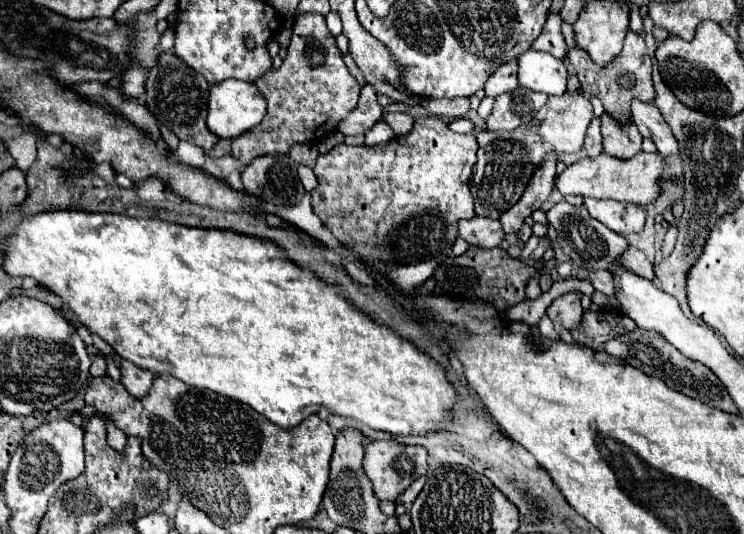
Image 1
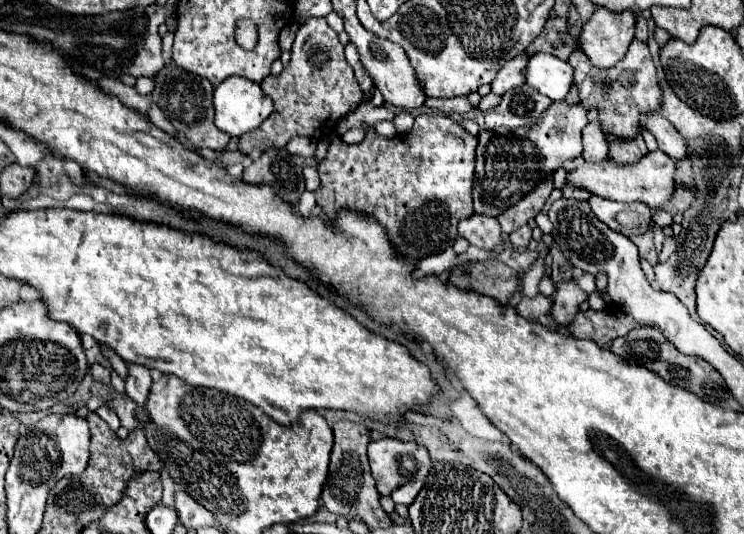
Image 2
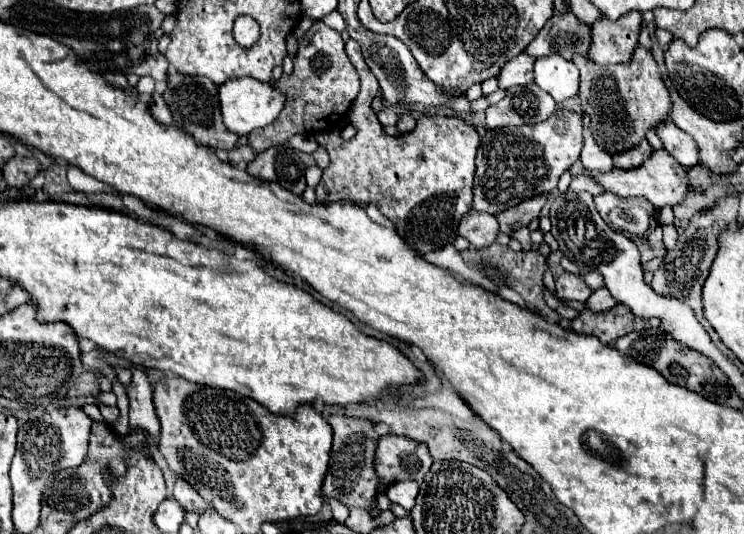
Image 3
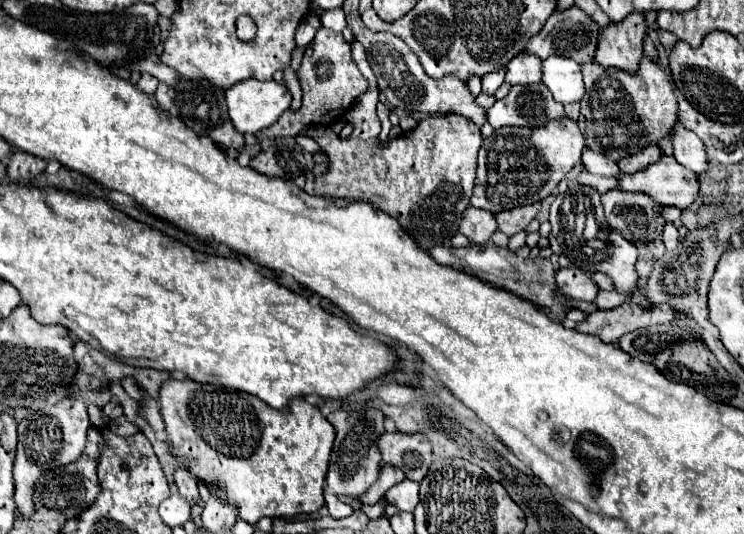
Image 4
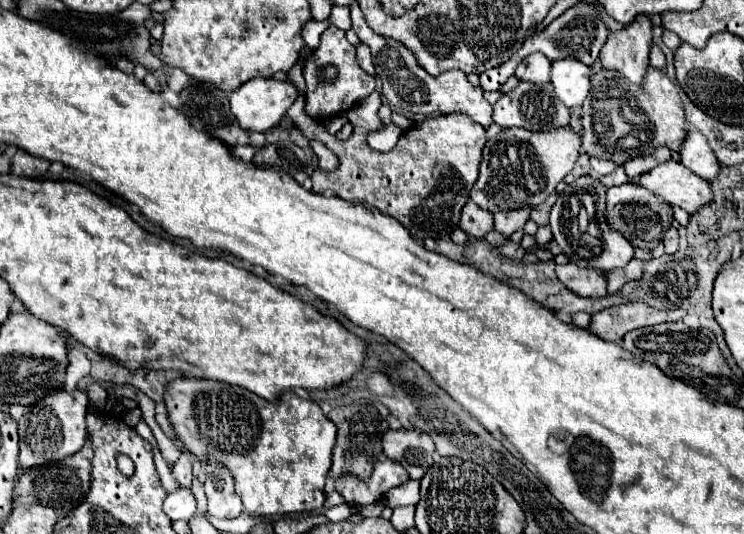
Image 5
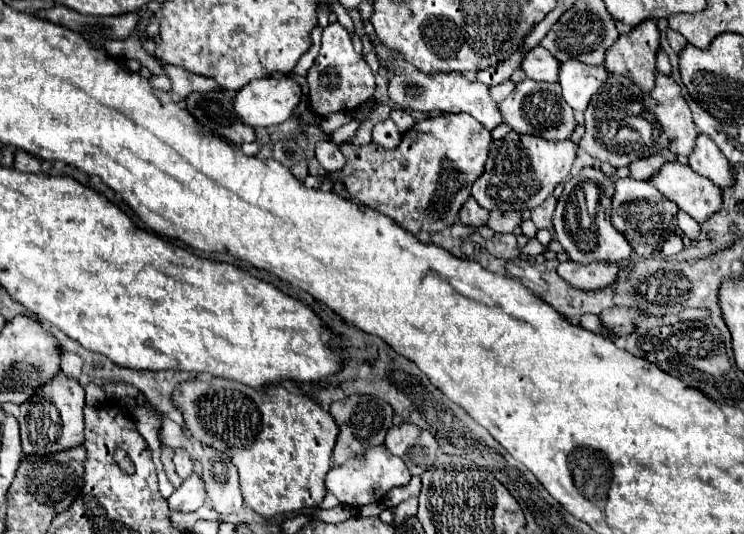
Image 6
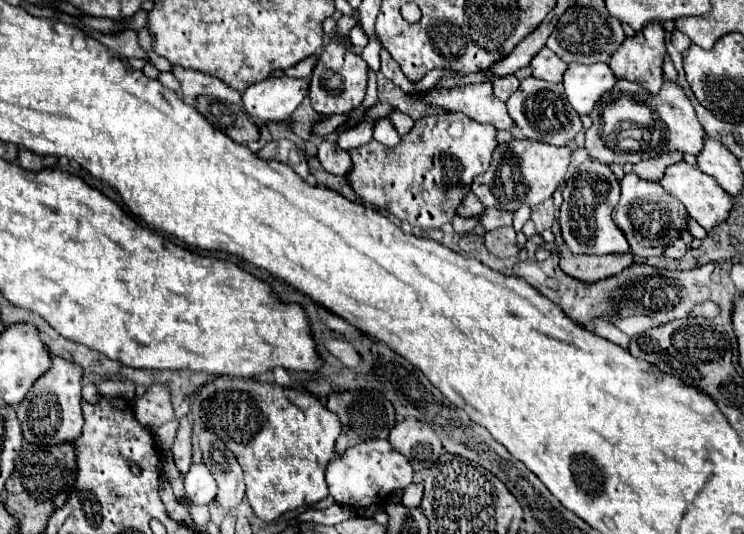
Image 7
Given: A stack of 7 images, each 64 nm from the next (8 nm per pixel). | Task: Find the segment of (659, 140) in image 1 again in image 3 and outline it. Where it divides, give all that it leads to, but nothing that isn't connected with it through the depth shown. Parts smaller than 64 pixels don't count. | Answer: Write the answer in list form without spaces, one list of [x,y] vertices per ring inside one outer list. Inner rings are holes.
[[[662,122],[662,126],[658,126],[656,134],[662,138],[664,148],[686,168],[698,166],[700,158],[698,158],[698,144],[696,140],[682,132],[678,126],[674,126],[674,122]]]

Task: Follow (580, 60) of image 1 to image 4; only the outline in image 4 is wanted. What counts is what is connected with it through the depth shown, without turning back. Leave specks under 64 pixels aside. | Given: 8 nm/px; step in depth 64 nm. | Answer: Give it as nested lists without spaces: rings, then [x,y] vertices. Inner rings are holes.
[[[642,58],[642,66],[636,76],[630,76],[616,68],[604,68],[596,62],[582,66],[586,82],[586,98],[582,98],[582,116],[586,118],[586,148],[600,152],[612,160],[636,154],[648,144],[658,144],[662,138],[670,138],[674,124],[678,122],[678,100],[666,74],[650,58]]]

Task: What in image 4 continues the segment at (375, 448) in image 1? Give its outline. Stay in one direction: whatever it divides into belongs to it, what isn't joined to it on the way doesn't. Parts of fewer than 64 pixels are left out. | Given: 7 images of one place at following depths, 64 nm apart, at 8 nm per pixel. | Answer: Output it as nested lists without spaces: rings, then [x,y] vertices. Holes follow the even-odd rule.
[[[386,432],[382,434],[378,446],[382,462],[400,468],[408,480],[420,482],[432,464],[432,446],[422,432]]]

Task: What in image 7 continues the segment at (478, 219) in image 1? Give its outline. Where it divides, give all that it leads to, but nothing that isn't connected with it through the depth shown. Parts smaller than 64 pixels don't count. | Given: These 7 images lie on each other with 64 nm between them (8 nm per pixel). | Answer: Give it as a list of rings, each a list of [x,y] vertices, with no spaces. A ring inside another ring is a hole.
[[[468,192],[466,198],[460,202],[460,206],[456,208],[456,212],[460,216],[464,216],[464,218],[468,218],[468,216],[480,216],[482,210],[484,210],[482,202],[478,202],[478,198],[472,192]]]

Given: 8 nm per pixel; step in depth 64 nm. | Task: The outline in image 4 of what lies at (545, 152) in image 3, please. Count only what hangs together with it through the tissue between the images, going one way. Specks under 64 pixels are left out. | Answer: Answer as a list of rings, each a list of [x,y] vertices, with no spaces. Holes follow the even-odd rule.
[[[562,118],[540,128],[500,128],[484,138],[478,154],[478,178],[470,204],[492,214],[542,202],[574,168],[584,150],[584,136],[576,122]]]

